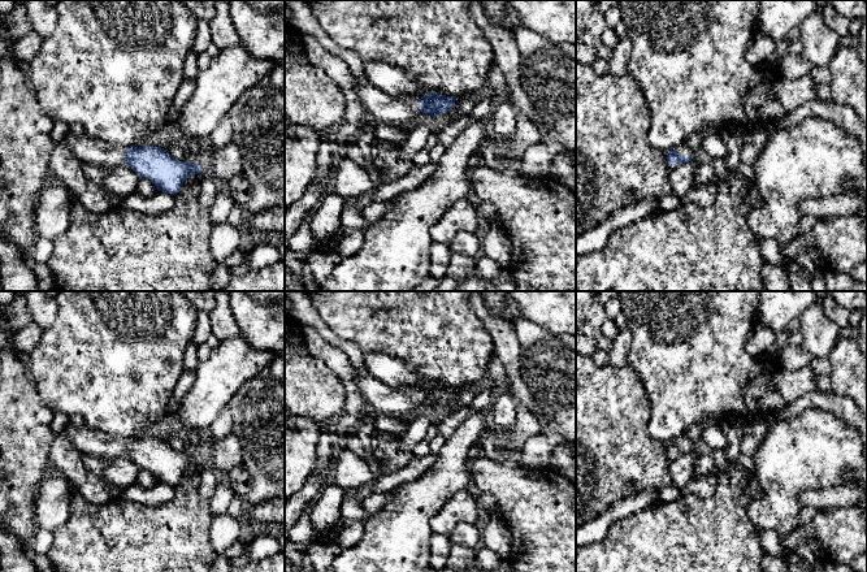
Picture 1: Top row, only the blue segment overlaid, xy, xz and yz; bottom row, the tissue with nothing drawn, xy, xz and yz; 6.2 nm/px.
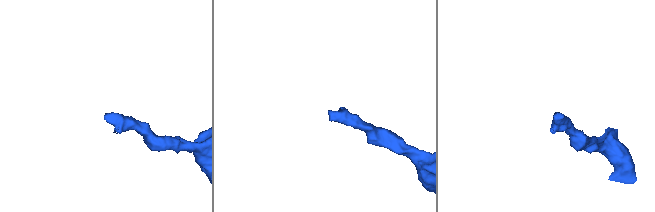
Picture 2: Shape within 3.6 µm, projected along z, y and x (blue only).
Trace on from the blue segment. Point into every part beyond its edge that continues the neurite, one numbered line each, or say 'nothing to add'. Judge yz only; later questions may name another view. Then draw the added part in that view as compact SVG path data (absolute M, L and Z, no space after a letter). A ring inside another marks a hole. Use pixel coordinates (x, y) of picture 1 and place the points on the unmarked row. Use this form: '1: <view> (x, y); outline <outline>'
1: yz (683, 441); outline M682 434L681 437L677 438L677 443L681 447L694 447L694 442L685 434Z

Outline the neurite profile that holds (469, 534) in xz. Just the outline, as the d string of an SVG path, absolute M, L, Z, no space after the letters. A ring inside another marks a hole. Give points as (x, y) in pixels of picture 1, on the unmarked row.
M461 521L447 537L451 545L464 545L476 549L481 543L481 529L476 524Z

